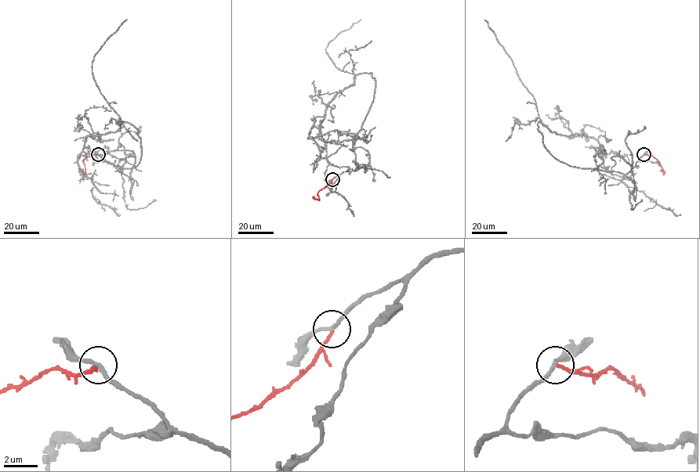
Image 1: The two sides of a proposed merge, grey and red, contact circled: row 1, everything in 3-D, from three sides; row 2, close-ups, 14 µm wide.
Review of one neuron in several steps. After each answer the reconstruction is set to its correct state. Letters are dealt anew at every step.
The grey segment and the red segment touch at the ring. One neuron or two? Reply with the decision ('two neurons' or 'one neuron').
two neurons

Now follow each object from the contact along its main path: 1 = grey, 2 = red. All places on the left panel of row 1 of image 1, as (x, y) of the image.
1: (98, 154), (121, 174), (133, 167), (136, 129), (121, 122), (87, 137), (77, 159), (93, 199), (120, 214)
2: (98, 154), (84, 160), (85, 173), (78, 171)

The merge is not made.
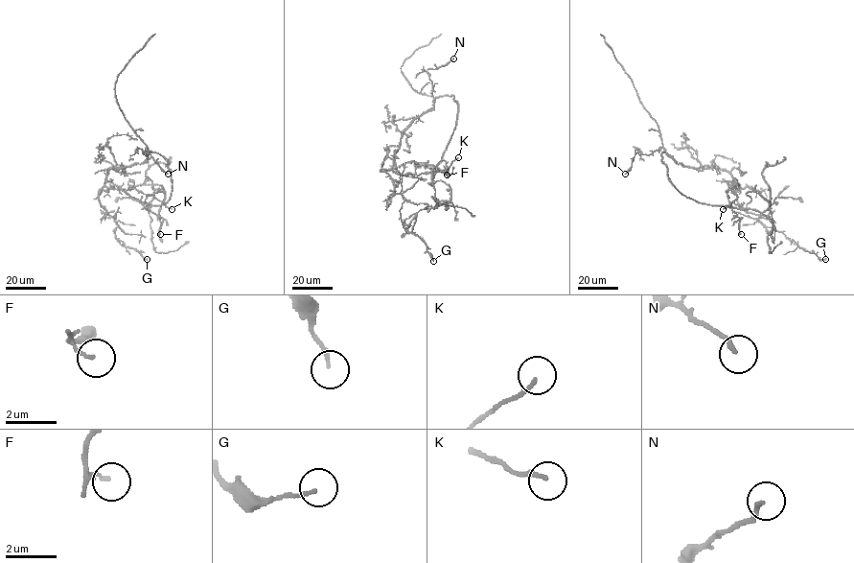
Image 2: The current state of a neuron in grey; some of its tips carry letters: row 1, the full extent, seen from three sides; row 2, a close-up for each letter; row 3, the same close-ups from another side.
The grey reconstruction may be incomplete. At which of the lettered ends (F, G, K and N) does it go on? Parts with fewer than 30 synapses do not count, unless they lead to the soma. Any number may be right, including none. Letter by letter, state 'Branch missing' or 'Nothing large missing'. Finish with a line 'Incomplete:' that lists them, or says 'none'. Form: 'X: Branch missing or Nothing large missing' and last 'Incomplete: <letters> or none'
F: Nothing large missing
G: Nothing large missing
K: Nothing large missing
N: Nothing large missing
Incomplete: none

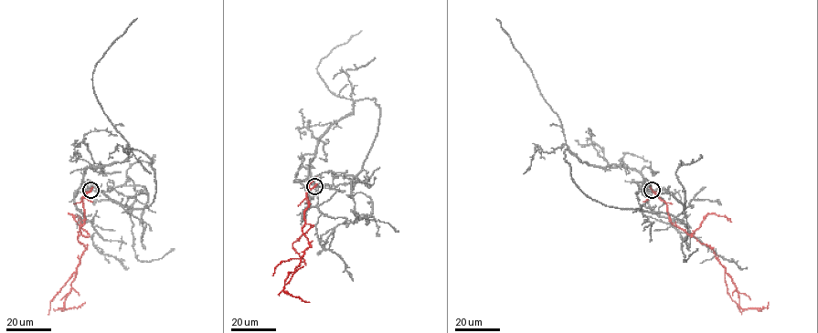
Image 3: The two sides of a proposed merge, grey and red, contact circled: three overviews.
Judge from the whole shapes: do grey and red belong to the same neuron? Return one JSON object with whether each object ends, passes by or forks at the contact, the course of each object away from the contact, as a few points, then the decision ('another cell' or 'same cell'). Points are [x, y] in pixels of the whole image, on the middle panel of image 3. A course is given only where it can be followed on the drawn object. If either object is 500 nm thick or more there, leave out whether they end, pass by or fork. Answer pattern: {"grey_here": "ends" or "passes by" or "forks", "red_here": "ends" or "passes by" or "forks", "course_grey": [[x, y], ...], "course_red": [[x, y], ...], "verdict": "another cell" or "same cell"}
{"grey_here": "forks", "red_here": "passes by", "course_grey": [[315, 185], [317, 140], [374, 98], [377, 135], [351, 184], [360, 218], [351, 210], [379, 234]], "course_red": [[315, 186], [307, 192], [303, 214], [302, 233], [309, 245], [289, 273], [283, 290], [309, 302]], "verdict": "another cell"}

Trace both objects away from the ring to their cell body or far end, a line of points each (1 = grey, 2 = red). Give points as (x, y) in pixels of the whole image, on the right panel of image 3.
1: (652, 190), (637, 171), (565, 150), (572, 181), (593, 200), (677, 216), (676, 170), (700, 154)
2: (652, 190), (666, 204), (671, 223), (712, 248), (734, 284), (738, 306), (760, 309), (768, 302)

